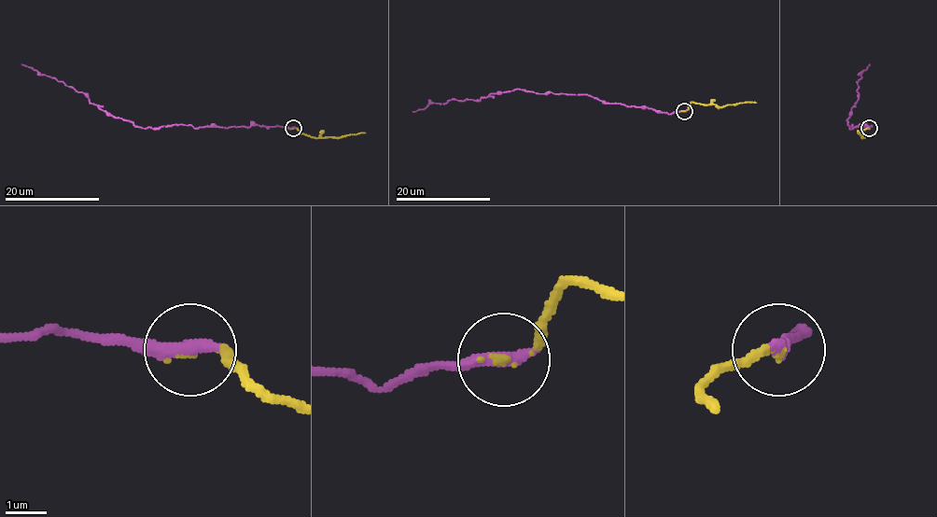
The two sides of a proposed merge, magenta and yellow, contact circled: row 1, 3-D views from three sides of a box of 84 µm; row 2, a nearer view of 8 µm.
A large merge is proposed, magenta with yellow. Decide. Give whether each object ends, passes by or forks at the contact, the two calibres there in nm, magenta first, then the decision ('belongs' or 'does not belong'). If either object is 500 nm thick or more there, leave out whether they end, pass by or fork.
magenta ends | yellow ends | 440/100 nm | belongs

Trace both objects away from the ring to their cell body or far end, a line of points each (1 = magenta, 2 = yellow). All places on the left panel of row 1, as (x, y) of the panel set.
1: (292, 128), (172, 124), (158, 128), (136, 126), (132, 121), (108, 116), (84, 93), (20, 63)
2: (292, 128), (314, 137), (343, 137), (365, 132)

